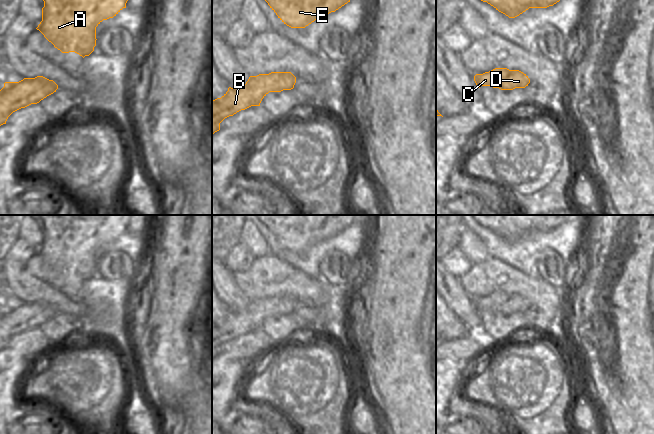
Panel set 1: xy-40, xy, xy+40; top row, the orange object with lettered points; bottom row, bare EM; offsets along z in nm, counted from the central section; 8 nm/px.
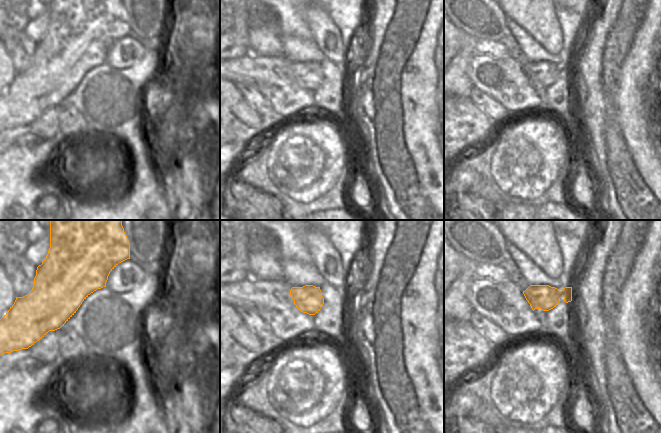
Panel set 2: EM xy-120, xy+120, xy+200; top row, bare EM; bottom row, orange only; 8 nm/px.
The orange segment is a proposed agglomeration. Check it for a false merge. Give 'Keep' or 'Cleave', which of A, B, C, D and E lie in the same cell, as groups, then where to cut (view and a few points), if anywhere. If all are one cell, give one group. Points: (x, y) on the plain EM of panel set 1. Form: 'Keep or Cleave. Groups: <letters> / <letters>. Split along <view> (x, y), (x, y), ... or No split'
Keep. Groups: A B C D E. No split.

